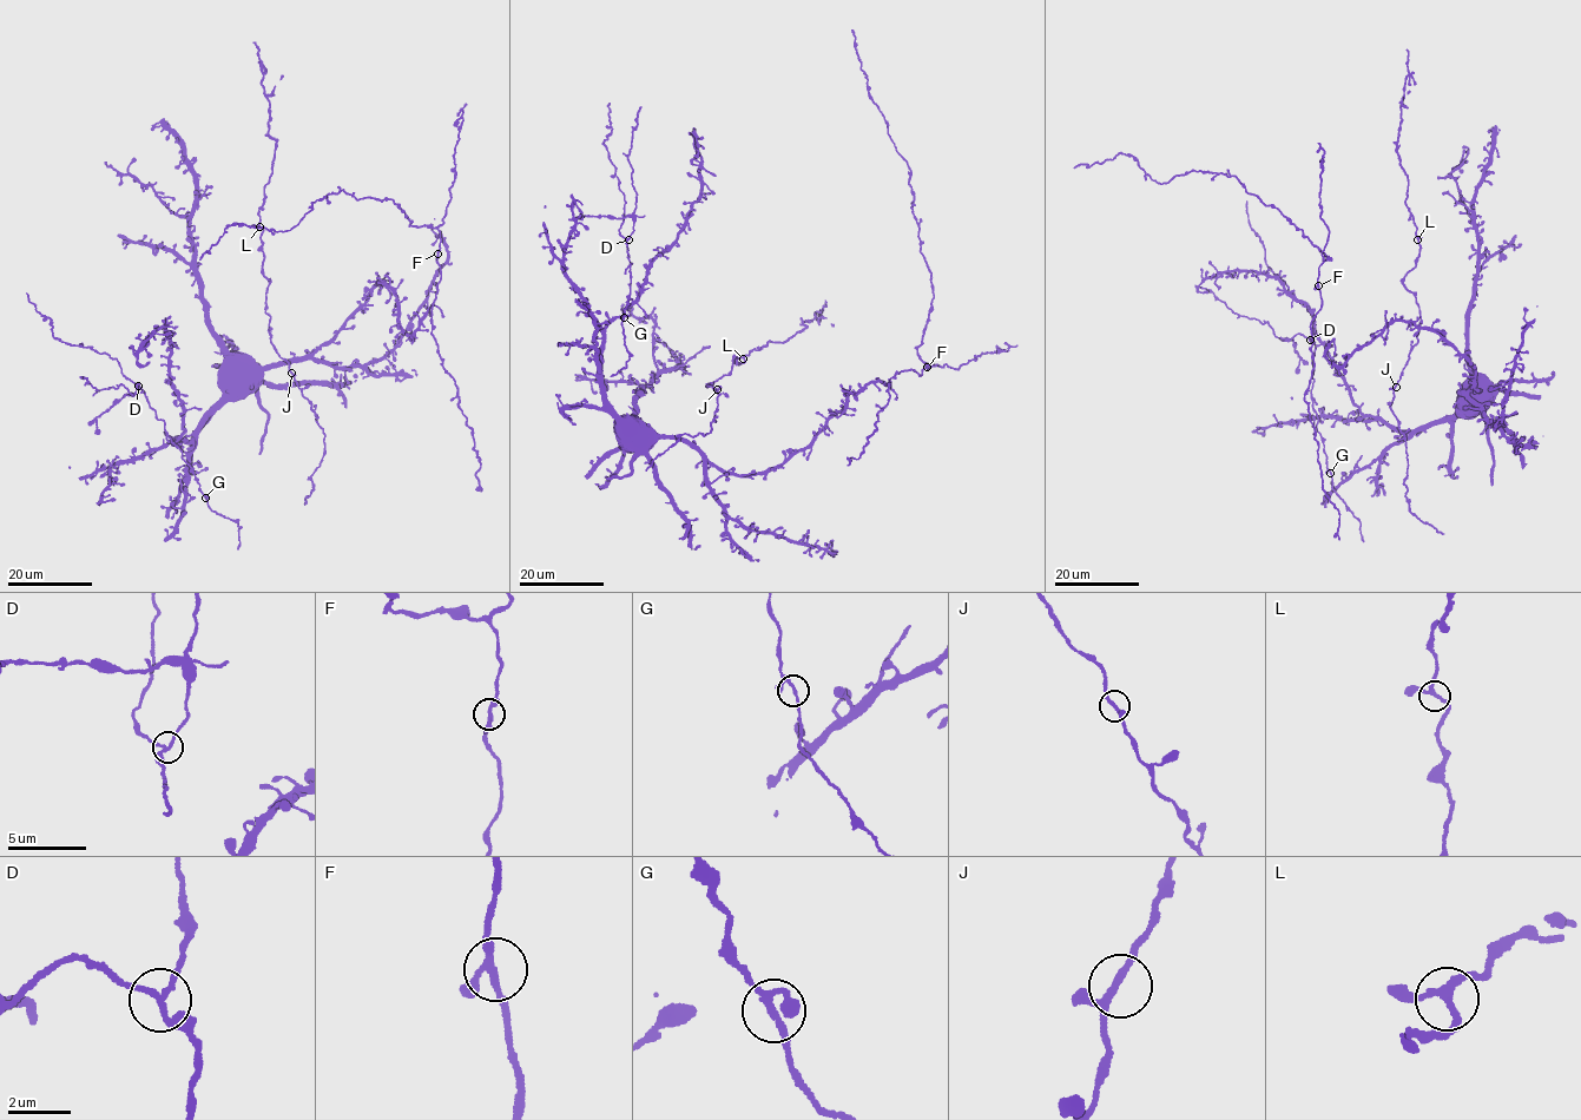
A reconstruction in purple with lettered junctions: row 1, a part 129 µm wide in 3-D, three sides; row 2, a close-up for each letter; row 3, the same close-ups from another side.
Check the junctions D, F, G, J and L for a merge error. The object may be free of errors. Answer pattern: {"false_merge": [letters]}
{"false_merge": ["D"]}

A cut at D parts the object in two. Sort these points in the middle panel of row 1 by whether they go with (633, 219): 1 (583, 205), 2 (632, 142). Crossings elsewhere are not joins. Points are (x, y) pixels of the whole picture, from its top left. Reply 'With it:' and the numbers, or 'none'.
With it: 2

